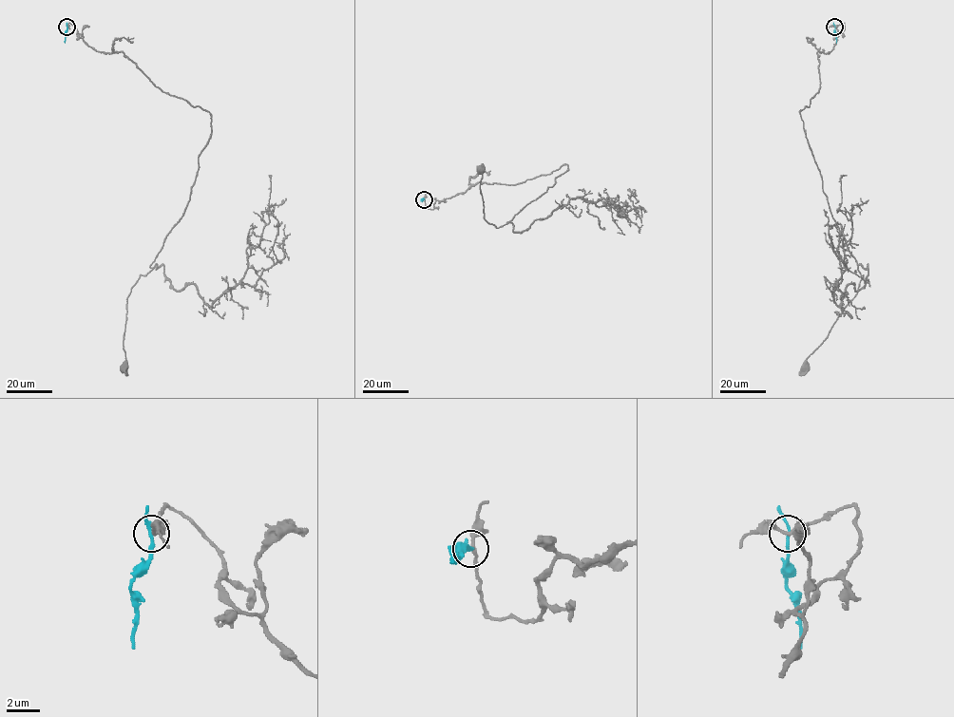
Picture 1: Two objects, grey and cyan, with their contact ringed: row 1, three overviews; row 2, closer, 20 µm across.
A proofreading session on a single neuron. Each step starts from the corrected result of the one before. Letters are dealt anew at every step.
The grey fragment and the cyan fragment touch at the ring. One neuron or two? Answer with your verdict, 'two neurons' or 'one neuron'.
two neurons

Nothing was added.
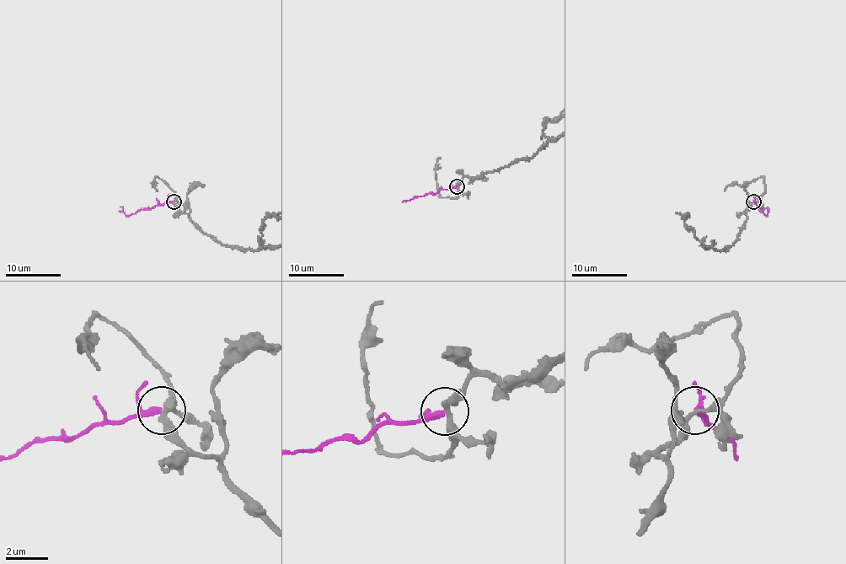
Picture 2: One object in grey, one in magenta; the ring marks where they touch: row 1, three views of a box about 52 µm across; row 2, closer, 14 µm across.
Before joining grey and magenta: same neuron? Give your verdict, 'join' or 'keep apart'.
join

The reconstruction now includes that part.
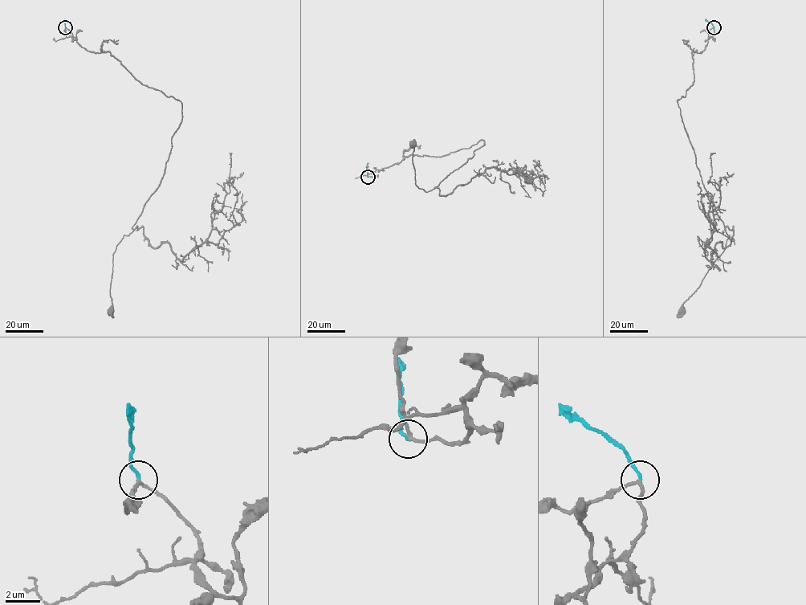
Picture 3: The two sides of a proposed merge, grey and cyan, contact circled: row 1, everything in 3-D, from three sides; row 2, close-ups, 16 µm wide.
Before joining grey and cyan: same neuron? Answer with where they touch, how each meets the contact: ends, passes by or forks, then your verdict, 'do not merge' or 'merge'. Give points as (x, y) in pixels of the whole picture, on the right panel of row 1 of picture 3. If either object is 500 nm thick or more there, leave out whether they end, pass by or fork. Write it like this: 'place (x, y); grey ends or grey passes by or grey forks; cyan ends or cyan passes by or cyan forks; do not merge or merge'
place (714, 27); grey passes by; cyan ends; merge

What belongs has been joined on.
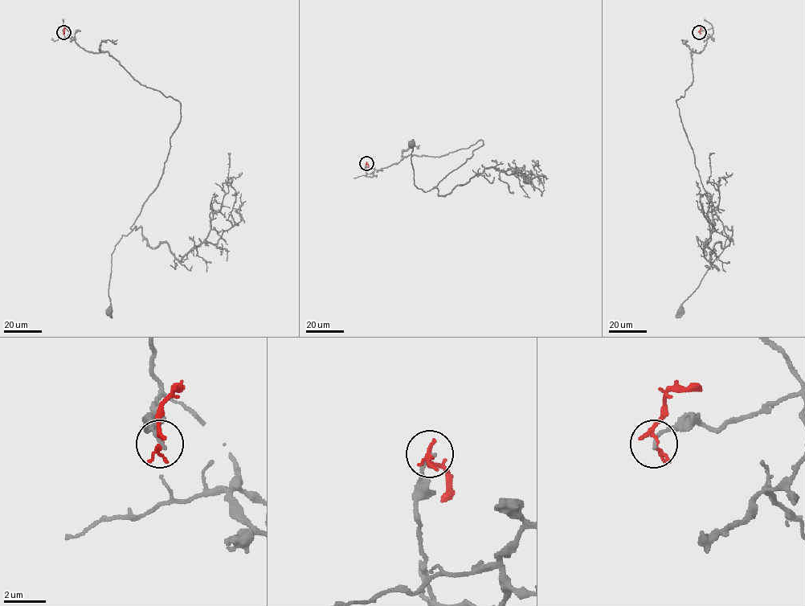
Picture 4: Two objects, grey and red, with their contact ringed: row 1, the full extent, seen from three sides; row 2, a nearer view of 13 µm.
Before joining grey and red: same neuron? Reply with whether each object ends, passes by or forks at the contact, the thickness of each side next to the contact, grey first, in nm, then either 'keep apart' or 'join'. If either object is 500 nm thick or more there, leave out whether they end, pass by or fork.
grey ends; red ends; calibres 140 and 220 nm; keep apart

